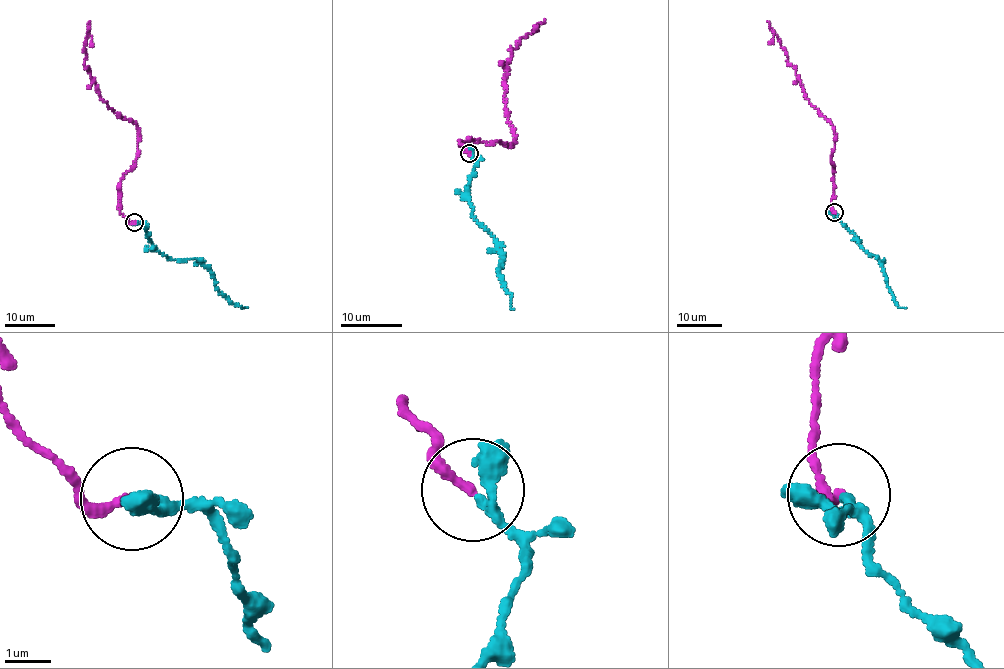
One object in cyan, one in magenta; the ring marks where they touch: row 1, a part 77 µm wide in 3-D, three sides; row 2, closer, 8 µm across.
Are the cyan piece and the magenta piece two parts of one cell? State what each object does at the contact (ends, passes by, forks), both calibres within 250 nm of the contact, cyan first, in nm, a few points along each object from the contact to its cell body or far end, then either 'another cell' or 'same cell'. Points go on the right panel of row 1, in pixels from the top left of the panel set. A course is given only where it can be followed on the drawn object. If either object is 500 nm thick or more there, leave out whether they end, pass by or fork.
cyan passes by; magenta ends there; 180 nm thick on the cyan side, 220 nm on the other; cyan runs (834, 213), (868, 252), (876, 256), (897, 307), (905, 308); magenta runs (834, 212), (834, 128), (806, 98), (796, 70), (789, 64), (786, 52), (767, 21); same cell

